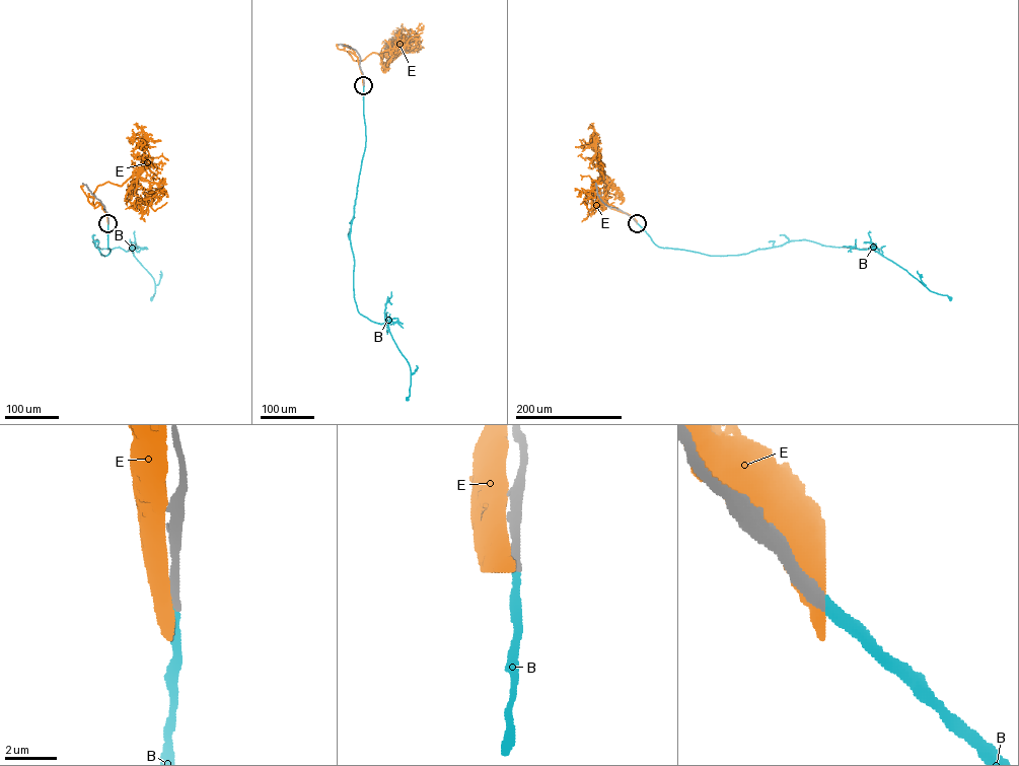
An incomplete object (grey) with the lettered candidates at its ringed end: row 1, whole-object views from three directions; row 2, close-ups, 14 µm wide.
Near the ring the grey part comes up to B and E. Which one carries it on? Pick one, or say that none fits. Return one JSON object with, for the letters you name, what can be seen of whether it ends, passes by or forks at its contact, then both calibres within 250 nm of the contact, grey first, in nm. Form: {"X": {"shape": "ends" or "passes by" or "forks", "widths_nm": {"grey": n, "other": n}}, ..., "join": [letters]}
{"B": {"shape": "ends", "widths_nm": {"grey": 400, "other": 360}}, "join": ["B"]}

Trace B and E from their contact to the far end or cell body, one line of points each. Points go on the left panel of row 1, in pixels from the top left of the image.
B: (108, 223), (108, 254), (102, 255), (95, 246), (97, 239), (100, 249), (131, 249), (154, 280), (151, 298)
E: (107, 222), (101, 206), (93, 204), (96, 188), (134, 176), (149, 182), (151, 196), (135, 206), (130, 201)

